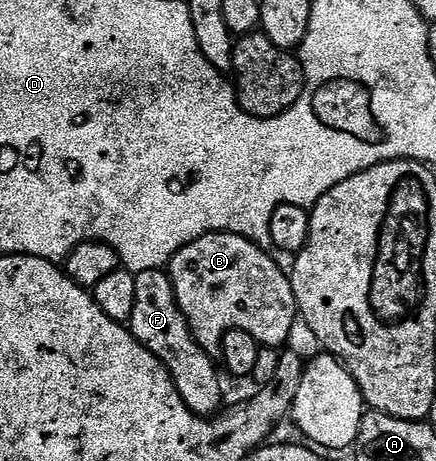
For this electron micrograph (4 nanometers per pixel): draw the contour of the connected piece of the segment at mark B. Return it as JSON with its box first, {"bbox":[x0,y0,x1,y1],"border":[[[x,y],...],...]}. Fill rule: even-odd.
{"bbox":[168,233,299,353],"border":[[[215,233],[212,235],[205,235],[196,241],[192,241],[184,249],[180,249],[178,252],[176,252],[173,259],[170,260],[168,264],[168,274],[170,276],[170,280],[172,281],[172,285],[174,286],[176,301],[180,305],[180,309],[188,321],[192,337],[198,342],[199,345],[201,345],[201,347],[205,349],[206,352],[210,353],[215,349],[221,348],[224,333],[228,333],[232,329],[240,329],[244,333],[252,333],[254,340],[262,347],[272,347],[278,349],[283,345],[286,345],[281,345],[281,343],[286,343],[289,341],[290,334],[292,334],[294,331],[294,319],[296,323],[296,320],[299,318],[298,302],[292,293],[292,285],[290,284],[289,274],[287,274],[287,272],[284,270],[284,267],[282,271],[281,265],[269,255],[270,253],[271,252],[269,250],[257,247],[255,243],[250,243],[244,237],[240,237],[239,235]]]}

